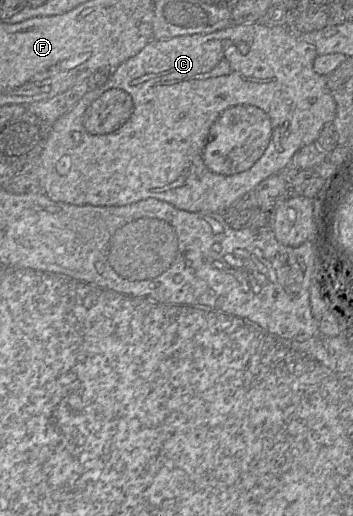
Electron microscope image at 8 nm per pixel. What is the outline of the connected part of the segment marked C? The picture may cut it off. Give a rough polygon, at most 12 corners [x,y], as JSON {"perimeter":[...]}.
{"perimeter":[[292,27],[153,39],[54,122],[66,203],[224,212],[334,121]]}

